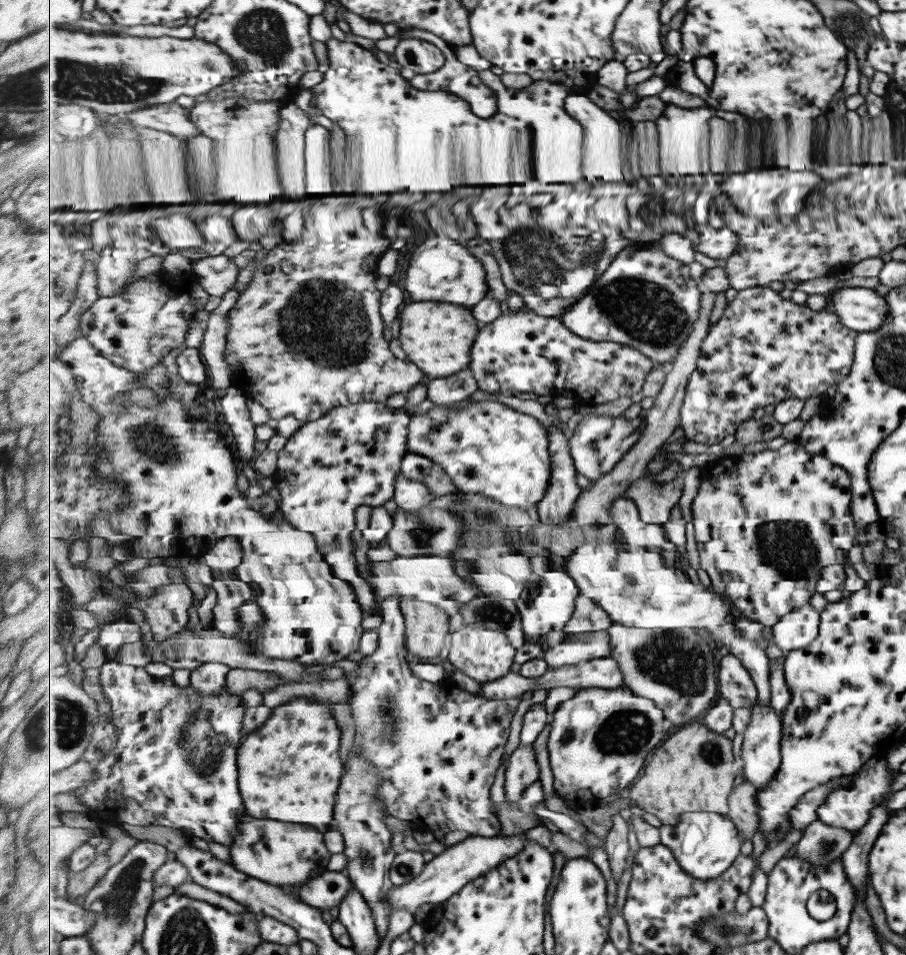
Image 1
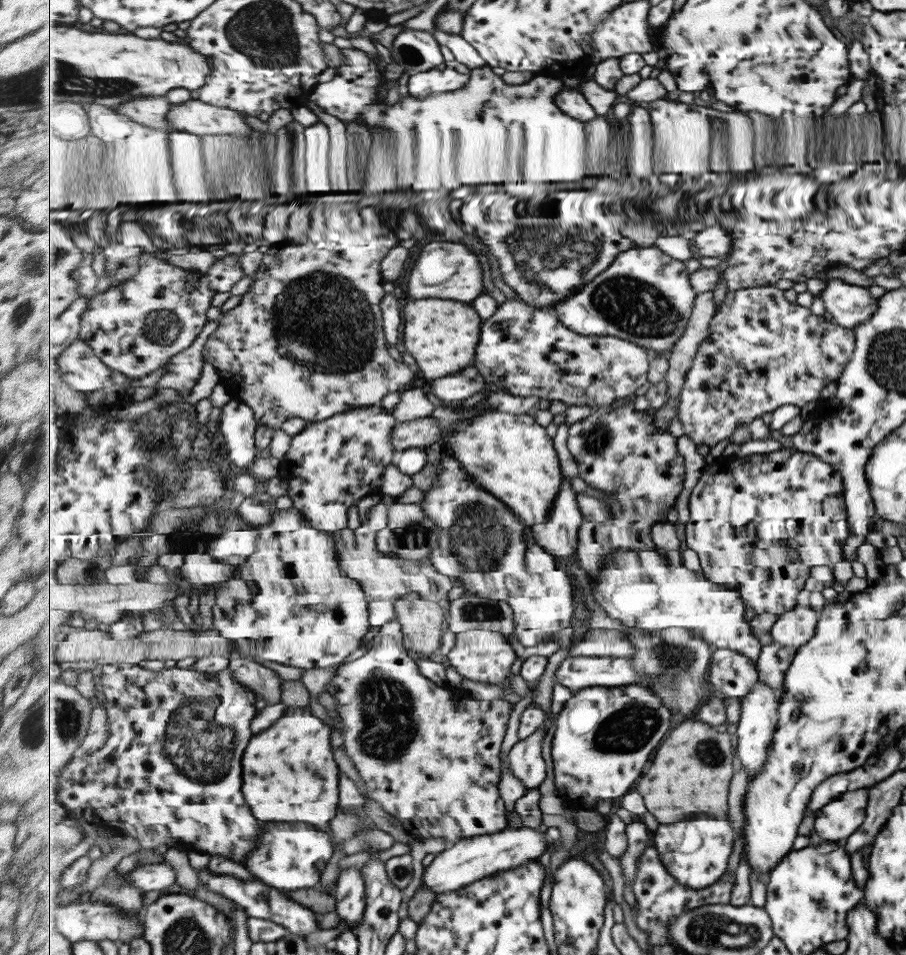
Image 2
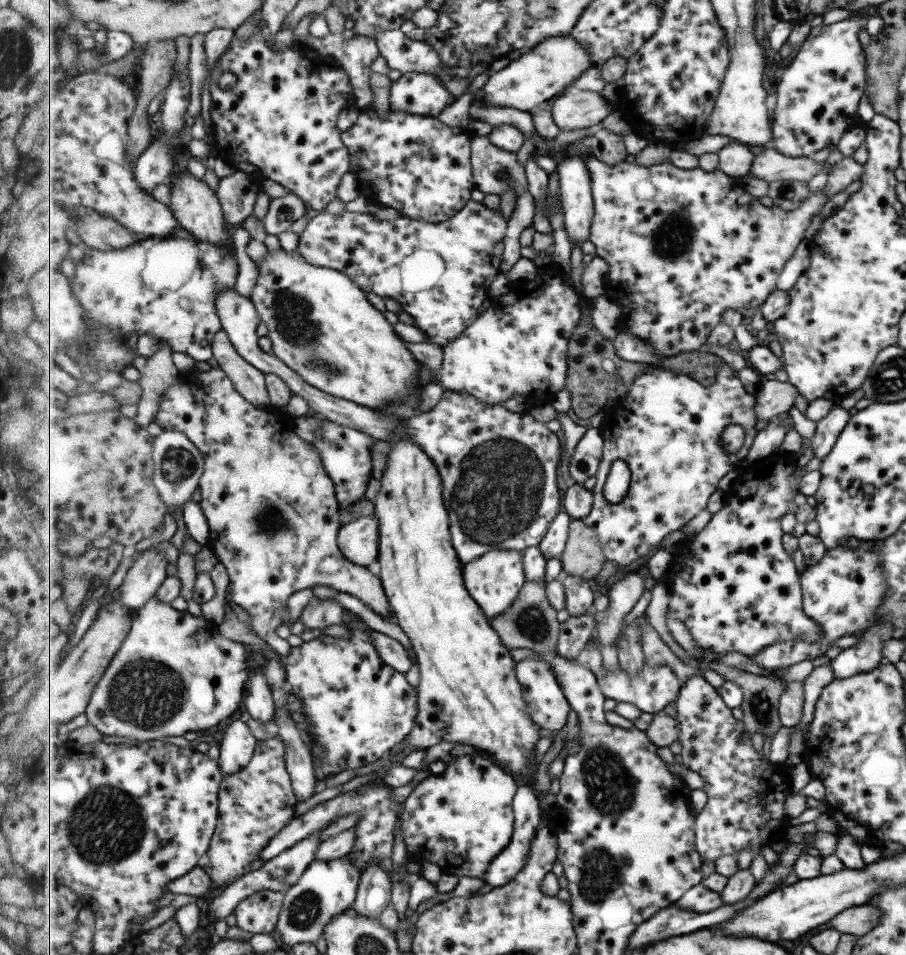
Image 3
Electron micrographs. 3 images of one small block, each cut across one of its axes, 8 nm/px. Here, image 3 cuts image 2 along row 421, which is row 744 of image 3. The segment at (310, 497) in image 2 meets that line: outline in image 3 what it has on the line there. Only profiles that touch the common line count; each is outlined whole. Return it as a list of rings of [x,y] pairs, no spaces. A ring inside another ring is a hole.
[[[359,616],[357,618],[357,622],[345,625],[349,631],[348,641],[320,635],[299,647],[293,647],[289,656],[284,658],[286,679],[292,688],[291,694],[303,702],[305,714],[309,716],[311,732],[317,736],[315,742],[327,750],[321,756],[313,754],[315,774],[320,781],[343,770],[355,770],[377,762],[391,752],[393,747],[406,740],[418,716],[418,691],[413,690],[405,674],[383,660],[371,640],[369,632],[372,630]]]

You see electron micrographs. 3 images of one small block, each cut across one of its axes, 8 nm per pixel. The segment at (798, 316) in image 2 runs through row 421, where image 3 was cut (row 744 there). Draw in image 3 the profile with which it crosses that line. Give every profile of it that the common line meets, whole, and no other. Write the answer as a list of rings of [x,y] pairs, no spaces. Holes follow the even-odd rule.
[[[693,675],[682,683],[675,702],[676,718],[680,724],[682,762],[703,778],[703,789],[708,794],[707,806],[696,817],[697,848],[704,860],[712,860],[714,863],[721,856],[739,856],[743,850],[752,850],[754,856],[761,855],[765,846],[779,850],[791,828],[791,816],[787,816],[783,804],[792,794],[793,786],[790,768],[784,769],[771,760],[767,762],[765,754],[757,752],[751,740],[743,740],[745,724],[733,716],[732,708],[715,689],[702,675]]]

